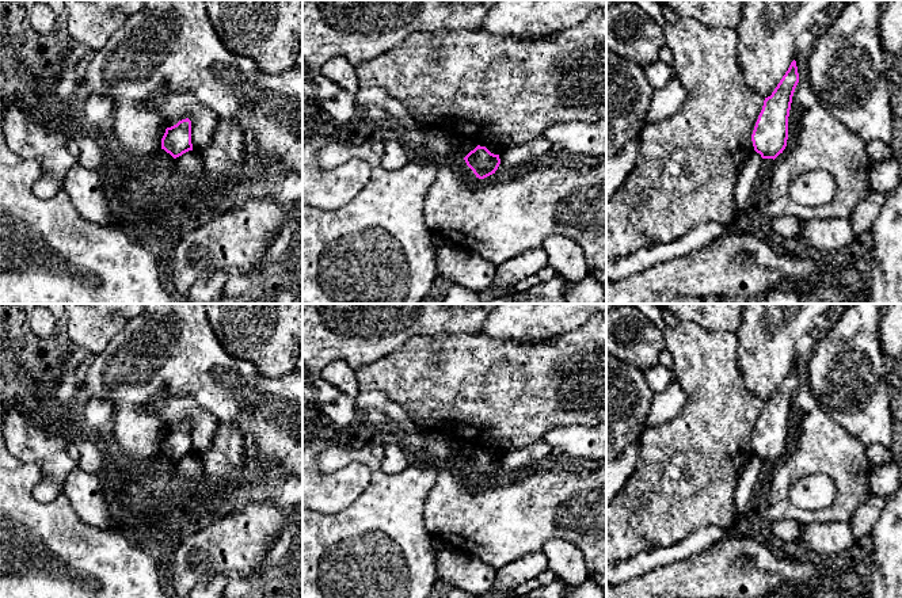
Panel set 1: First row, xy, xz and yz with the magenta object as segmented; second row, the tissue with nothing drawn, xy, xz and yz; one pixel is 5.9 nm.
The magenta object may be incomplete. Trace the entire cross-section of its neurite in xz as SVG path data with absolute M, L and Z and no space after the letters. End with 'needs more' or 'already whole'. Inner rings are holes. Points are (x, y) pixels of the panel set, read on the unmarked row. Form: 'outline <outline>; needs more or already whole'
outline M480 449L471 454L464 464L479 483L495 477L501 468L499 458L494 458L486 450Z; already whole

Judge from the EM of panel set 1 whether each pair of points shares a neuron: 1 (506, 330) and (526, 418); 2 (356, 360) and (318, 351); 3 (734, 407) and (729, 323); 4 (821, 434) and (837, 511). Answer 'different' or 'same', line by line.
1: different
2: same
3: different
4: same

